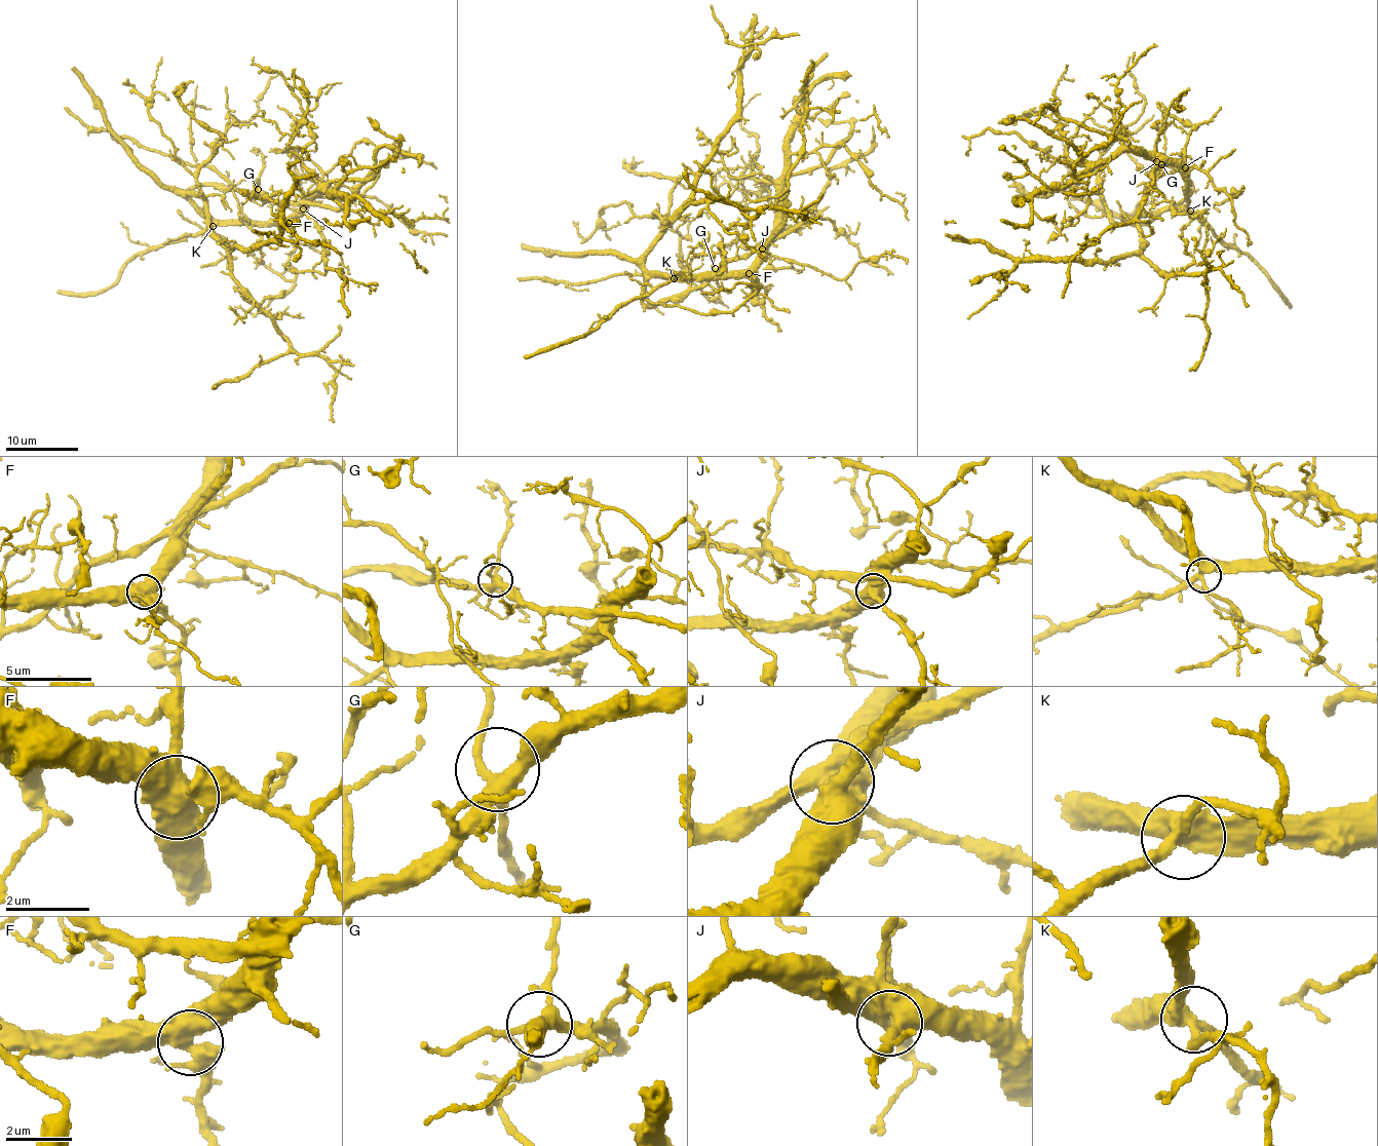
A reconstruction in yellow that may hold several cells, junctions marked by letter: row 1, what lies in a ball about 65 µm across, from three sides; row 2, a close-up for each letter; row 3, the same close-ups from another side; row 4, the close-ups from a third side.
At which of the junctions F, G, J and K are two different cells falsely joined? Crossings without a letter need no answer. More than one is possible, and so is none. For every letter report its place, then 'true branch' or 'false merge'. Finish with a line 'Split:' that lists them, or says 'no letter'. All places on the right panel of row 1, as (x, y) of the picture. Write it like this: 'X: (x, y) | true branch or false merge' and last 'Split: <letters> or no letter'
F: (1185, 167) | true branch
G: (1161, 164) | true branch
J: (1156, 161) | true branch
K: (1190, 211) | true branch
Split: no letter

